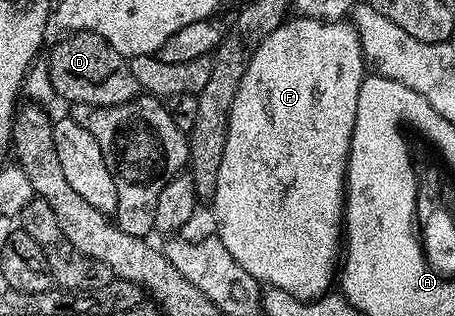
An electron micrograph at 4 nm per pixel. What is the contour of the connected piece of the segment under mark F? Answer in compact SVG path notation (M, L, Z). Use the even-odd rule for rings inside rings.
M293 17L285 20L280 27L254 52L250 64L246 68L246 76L242 76L242 84L238 84L238 92L234 96L234 104L230 108L230 120L226 132L226 152L222 152L222 168L218 168L218 184L211 198L211 205L216 205L216 230L224 253L234 256L246 272L257 282L268 288L285 290L295 298L319 300L329 293L328 285L333 285L338 274L338 259L342 254L342 223L344 220L344 188L348 173L348 153L352 147L356 113L358 112L358 92L366 77L364 53L360 43L360 33L351 21L339 20L323 22L317 18Z

